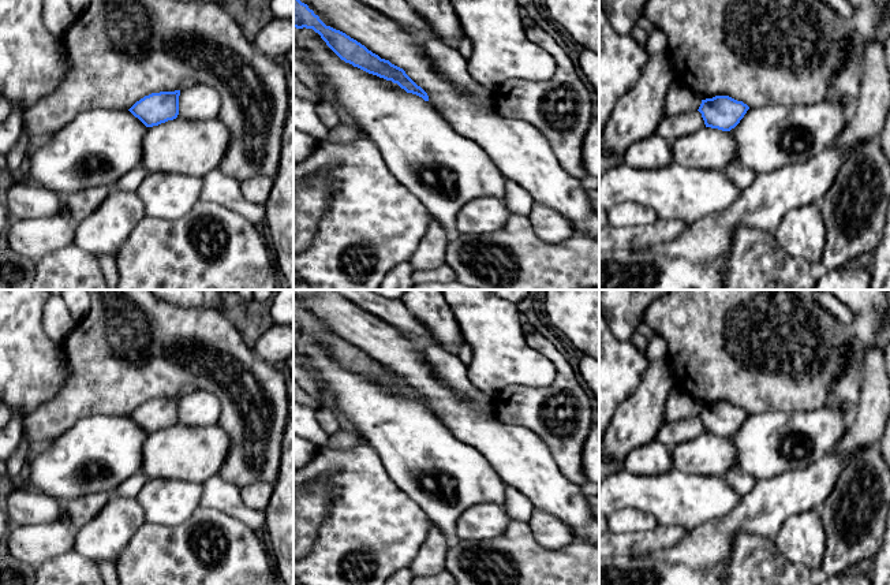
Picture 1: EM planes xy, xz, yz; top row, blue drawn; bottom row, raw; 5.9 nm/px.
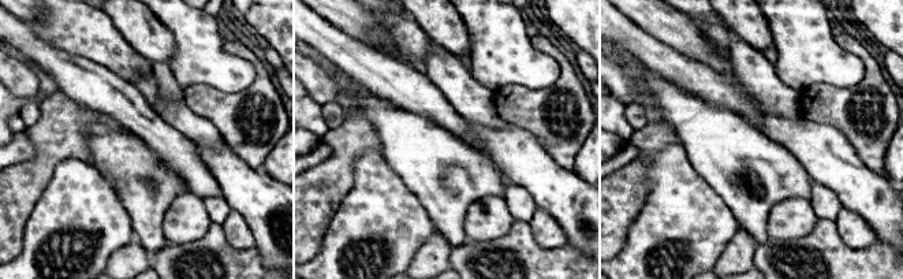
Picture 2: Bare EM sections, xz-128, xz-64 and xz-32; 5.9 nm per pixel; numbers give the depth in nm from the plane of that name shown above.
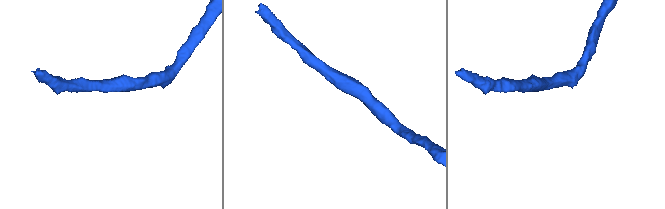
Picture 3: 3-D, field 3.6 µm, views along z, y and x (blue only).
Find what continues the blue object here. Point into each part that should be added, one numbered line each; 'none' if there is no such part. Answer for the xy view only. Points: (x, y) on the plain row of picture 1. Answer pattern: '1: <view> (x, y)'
1: xy (97, 454)

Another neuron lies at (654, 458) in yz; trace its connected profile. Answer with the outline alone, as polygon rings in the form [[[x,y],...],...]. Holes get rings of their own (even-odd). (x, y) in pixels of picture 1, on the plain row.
[[[658,440],[631,451],[622,462],[624,469],[636,476],[665,474],[673,469],[670,448]]]

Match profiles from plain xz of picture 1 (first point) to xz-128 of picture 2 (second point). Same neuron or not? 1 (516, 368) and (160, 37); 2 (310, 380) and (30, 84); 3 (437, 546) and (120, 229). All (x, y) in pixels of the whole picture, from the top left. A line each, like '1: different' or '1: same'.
1: different
2: same
3: different

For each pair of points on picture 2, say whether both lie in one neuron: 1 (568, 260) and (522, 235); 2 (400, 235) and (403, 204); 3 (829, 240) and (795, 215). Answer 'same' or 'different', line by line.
1: same
2: same
3: different

